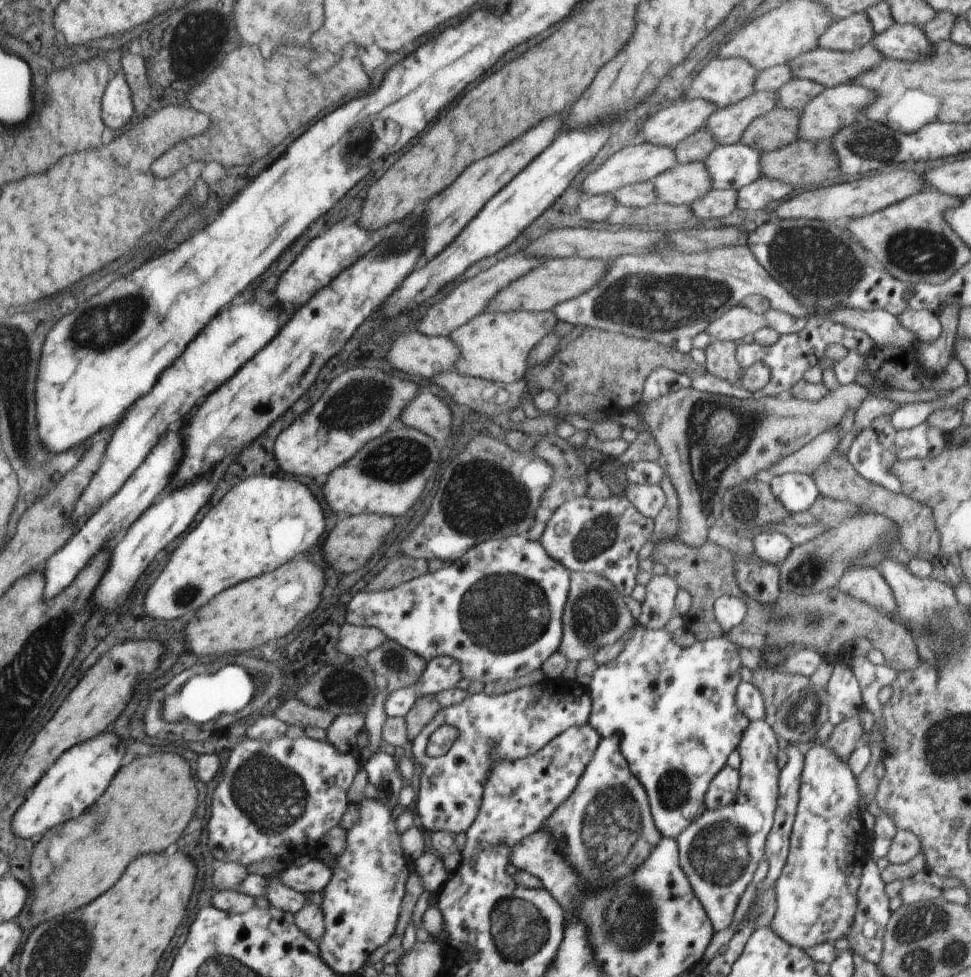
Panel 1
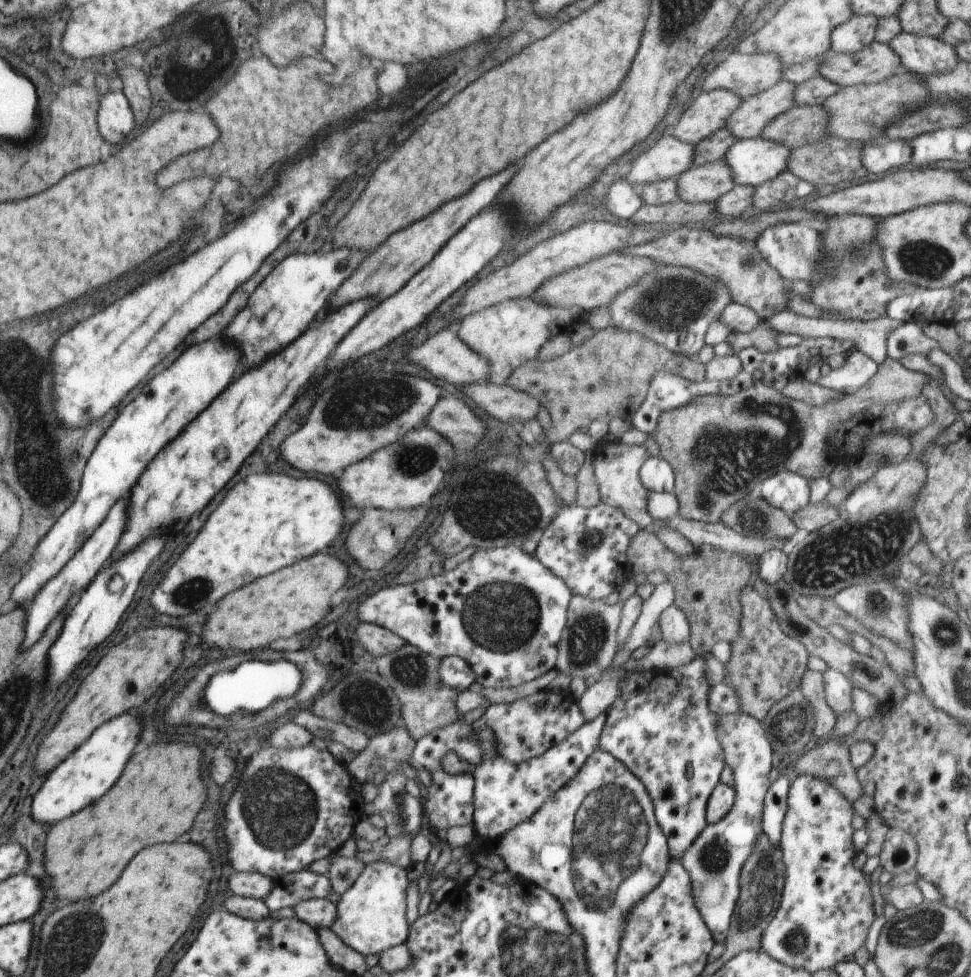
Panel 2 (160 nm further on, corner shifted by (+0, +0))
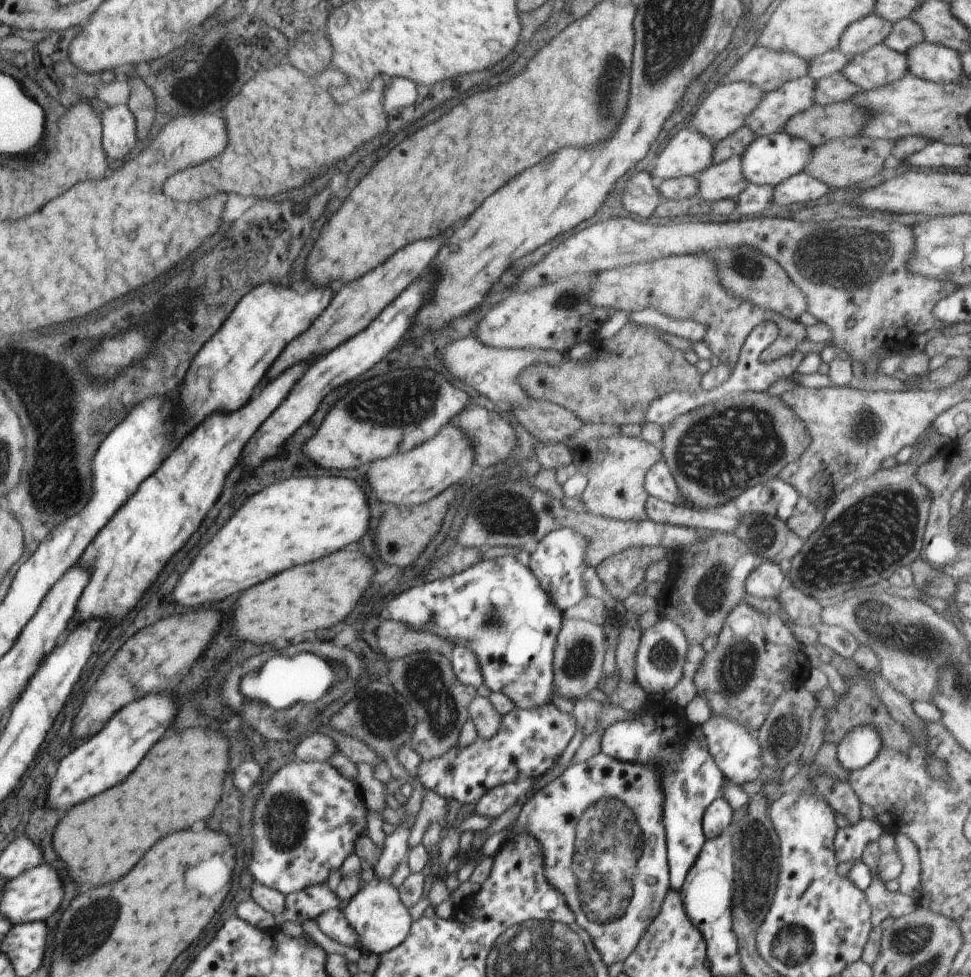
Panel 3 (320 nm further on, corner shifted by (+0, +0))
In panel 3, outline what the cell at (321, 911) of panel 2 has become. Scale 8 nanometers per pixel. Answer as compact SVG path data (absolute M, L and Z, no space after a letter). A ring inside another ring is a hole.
M336 908L331 909L323 913L315 921L318 923L322 933L328 936L328 938L343 946L359 949L362 954L370 954L360 948L361 945L359 944L357 931L348 923L348 917L344 911Z

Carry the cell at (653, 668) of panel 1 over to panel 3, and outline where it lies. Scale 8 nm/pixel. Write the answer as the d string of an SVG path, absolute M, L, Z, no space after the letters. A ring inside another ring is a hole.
M648 694L646 703L633 713L633 718L615 721L604 730L601 753L621 762L652 766L654 770L656 766L662 766L662 820L667 842L670 888L679 892L686 881L686 874L707 840L702 827L704 812L720 796L725 778L708 748L691 740L690 730L693 724L686 717L685 708L674 706L664 695L658 700L656 695Z

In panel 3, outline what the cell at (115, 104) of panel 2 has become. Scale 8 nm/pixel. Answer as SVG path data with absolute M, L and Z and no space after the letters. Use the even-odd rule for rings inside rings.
M124 104L106 108L102 113L103 148L108 158L122 160L136 144L134 112Z

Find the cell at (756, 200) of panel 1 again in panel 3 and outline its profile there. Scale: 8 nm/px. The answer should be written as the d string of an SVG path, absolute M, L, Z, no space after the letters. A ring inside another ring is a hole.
M806 173L794 174L774 186L773 211L778 211L789 204L806 204L806 202L818 200L818 198L828 195L830 190L831 188L824 182L816 180Z

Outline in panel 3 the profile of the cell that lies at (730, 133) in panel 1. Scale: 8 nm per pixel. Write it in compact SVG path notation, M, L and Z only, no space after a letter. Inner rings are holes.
M810 75L791 80L775 91L766 92L760 104L746 116L748 126L756 137L781 133L792 116L808 110L815 104L817 81Z

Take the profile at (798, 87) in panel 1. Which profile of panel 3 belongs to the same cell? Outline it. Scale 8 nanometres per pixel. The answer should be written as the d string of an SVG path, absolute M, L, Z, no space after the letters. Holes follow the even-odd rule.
M842 72L820 79L815 87L814 105L832 105L836 103L848 103L854 95L862 92L862 89L850 82Z

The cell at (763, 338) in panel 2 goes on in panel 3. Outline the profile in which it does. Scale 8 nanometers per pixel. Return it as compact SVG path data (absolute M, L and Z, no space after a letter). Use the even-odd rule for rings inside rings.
M699 255L666 256L652 262L640 262L630 266L620 266L612 270L596 272L596 282L590 286L588 296L590 306L626 311L634 317L646 308L656 308L668 318L694 320L708 326L703 344L722 364L734 368L739 363L740 352L752 330L766 321L776 323L780 332L770 344L760 362L774 362L782 356L795 352L796 346L806 340L806 327L800 321L792 321L779 313L758 308L748 300L736 298L723 290L717 281L716 262L712 258Z

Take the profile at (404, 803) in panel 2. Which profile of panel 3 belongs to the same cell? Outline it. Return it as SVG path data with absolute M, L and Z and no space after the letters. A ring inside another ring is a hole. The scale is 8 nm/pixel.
M396 827L391 836L387 836L379 862L374 866L374 875L378 881L388 881L398 866L409 858L409 835L411 828Z

